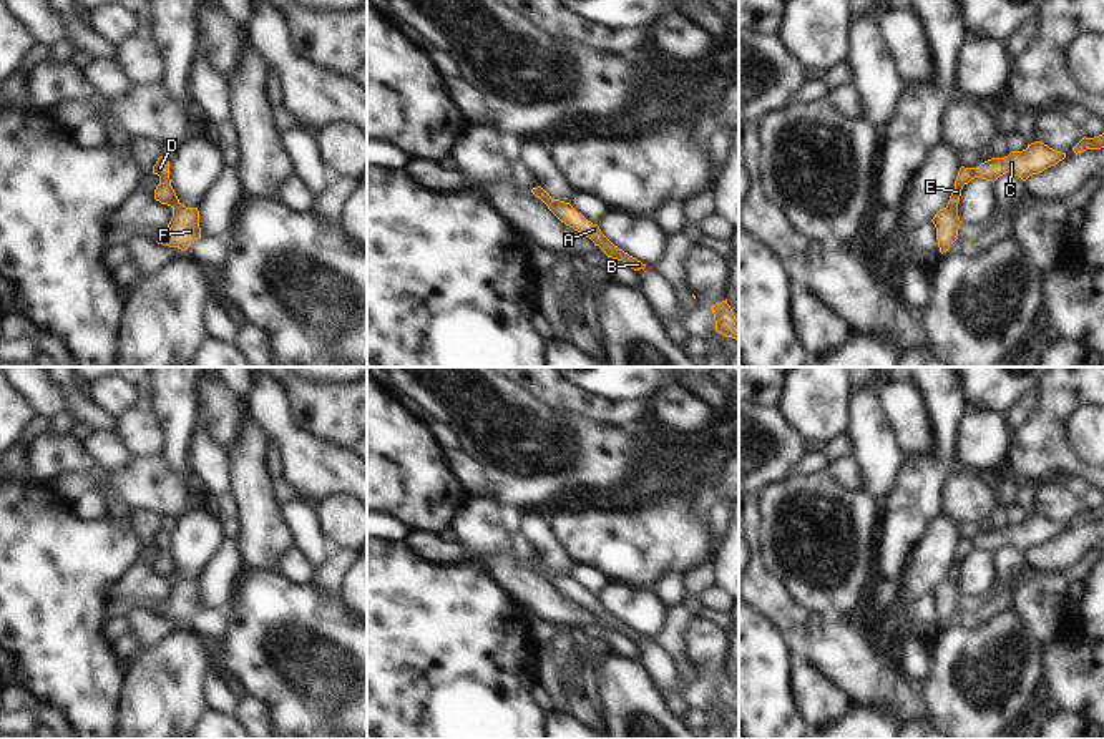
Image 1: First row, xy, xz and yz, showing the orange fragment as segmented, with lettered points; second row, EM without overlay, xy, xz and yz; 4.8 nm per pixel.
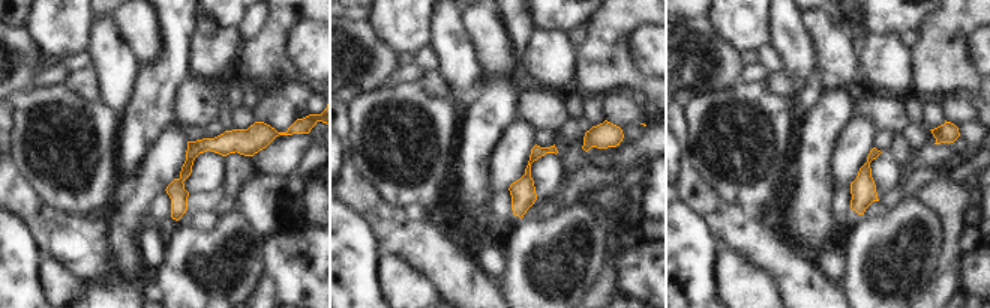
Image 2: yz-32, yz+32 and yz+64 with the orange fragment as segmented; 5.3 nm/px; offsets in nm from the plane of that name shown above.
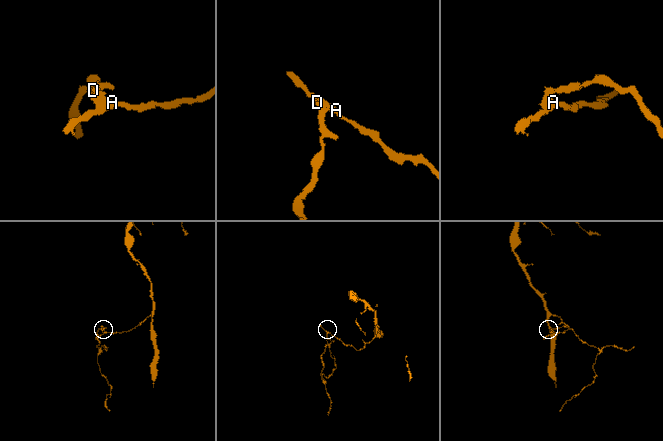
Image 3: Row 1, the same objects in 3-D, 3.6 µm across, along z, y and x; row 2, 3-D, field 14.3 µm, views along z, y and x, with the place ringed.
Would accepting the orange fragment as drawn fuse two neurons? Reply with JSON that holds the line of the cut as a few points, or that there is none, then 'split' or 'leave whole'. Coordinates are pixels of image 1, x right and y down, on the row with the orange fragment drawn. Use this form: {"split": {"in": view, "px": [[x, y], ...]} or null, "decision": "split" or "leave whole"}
{"split": {"in": "yz", "px": [[947, 205], [957, 206]]}, "decision": "split"}

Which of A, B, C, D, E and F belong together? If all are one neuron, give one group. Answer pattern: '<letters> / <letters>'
A B F / C D E

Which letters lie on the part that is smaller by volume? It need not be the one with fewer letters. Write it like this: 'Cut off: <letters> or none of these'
Cut off: C, D, E

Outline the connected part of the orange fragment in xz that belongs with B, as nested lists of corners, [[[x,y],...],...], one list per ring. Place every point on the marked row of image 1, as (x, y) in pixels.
[[[541,186],[533,188],[531,193],[540,198],[545,204],[551,206],[551,213],[566,226],[589,237],[594,246],[599,246],[608,257],[626,262],[631,269],[644,269],[646,264],[629,256],[618,246],[614,246],[599,229],[598,224],[588,221],[581,213],[578,213],[569,203],[553,199]]]

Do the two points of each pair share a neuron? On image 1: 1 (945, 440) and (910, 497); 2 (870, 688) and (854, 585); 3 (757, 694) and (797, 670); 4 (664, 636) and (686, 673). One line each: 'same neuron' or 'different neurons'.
1: same neuron
2: different neurons
3: different neurons
4: same neuron

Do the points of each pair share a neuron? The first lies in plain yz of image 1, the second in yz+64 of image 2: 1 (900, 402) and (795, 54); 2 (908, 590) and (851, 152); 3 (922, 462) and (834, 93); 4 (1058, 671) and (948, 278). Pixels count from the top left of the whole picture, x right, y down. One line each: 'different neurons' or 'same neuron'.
1: different neurons
2: same neuron
3: same neuron
4: different neurons

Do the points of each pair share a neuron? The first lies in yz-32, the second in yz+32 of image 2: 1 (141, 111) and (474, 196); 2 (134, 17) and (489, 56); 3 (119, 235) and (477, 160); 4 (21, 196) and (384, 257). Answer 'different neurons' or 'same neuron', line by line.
1: same neuron
2: same neuron
3: different neurons
4: different neurons

